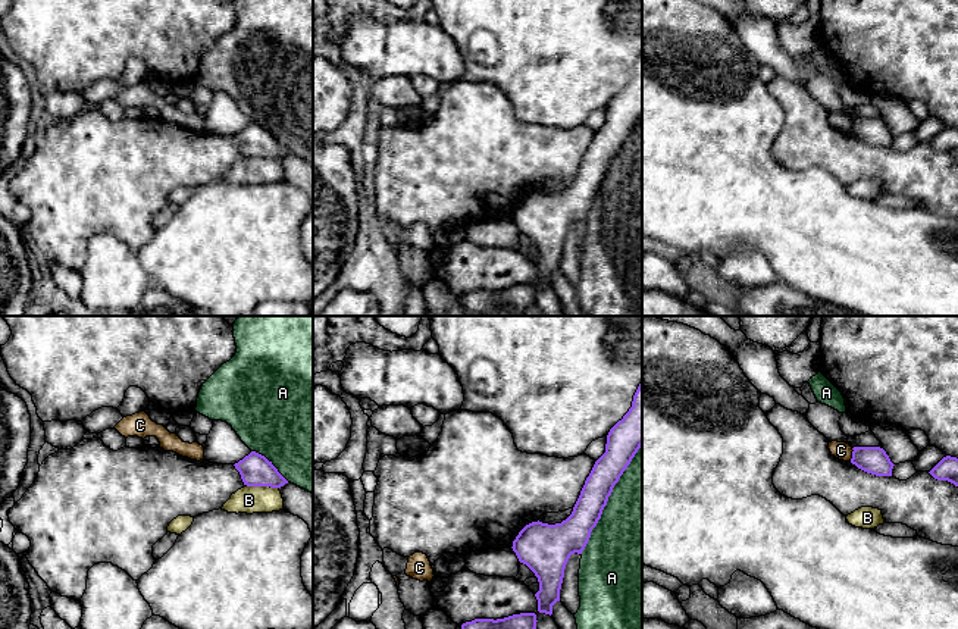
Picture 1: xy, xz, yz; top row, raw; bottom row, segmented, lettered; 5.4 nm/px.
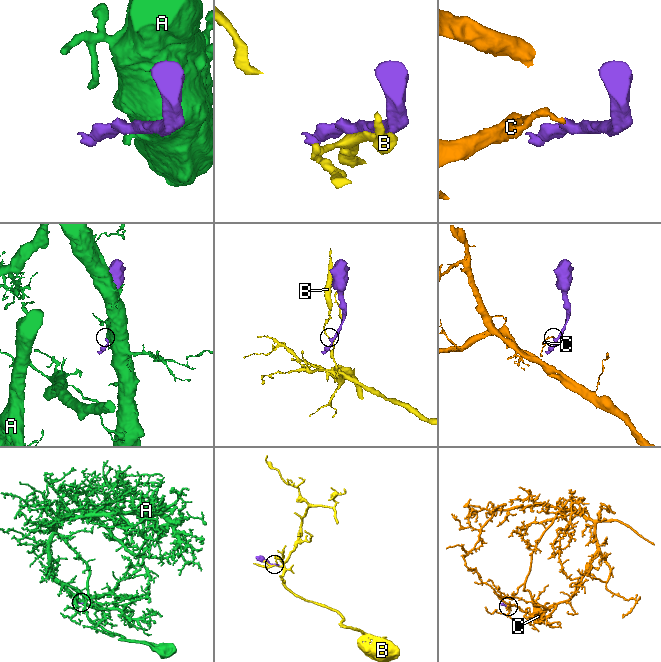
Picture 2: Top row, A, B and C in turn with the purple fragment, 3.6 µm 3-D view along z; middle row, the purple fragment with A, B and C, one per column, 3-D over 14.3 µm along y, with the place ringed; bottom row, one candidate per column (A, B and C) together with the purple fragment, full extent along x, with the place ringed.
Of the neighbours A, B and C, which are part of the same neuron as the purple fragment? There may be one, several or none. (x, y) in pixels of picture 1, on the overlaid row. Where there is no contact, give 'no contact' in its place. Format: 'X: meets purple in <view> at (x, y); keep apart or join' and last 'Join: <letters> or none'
A: meets purple in xz at (607, 500); keep apart
B: meets purple in xy at (262, 485); keep apart
C: meets purple in yz at (852, 454); keep apart
Join: none

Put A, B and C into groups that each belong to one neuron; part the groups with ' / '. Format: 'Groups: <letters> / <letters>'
Groups: A / B / C

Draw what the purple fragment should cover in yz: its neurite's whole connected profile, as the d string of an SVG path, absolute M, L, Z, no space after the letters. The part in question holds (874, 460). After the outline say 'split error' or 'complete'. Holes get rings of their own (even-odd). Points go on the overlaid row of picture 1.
M854 447L851 463L858 469L876 475L892 476L893 463L880 447Z | complete

